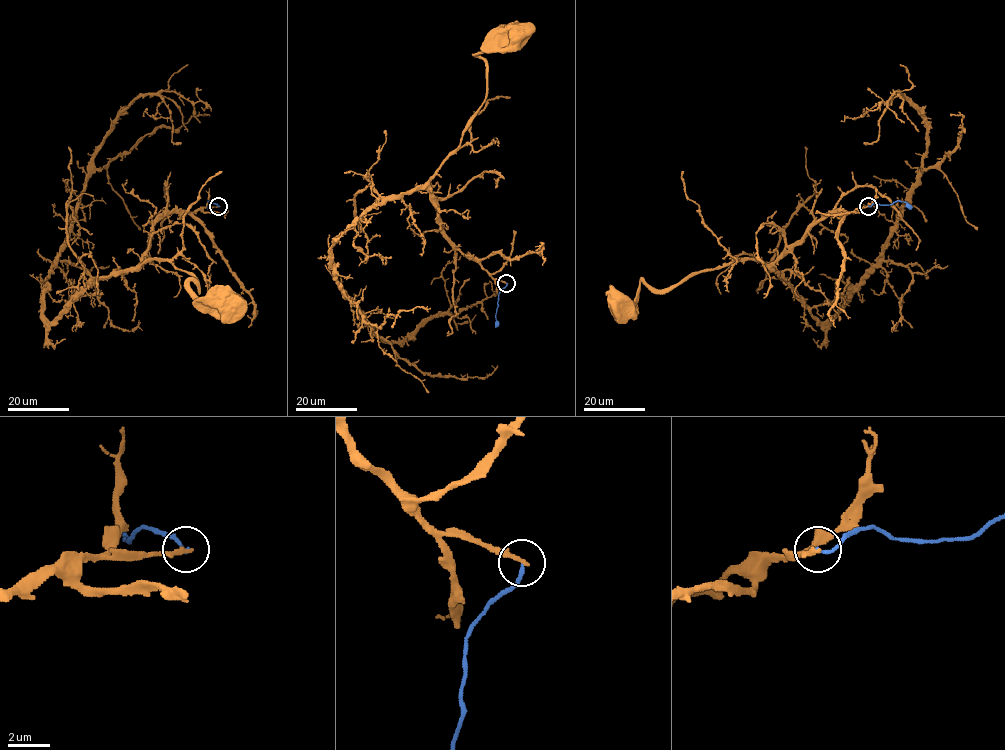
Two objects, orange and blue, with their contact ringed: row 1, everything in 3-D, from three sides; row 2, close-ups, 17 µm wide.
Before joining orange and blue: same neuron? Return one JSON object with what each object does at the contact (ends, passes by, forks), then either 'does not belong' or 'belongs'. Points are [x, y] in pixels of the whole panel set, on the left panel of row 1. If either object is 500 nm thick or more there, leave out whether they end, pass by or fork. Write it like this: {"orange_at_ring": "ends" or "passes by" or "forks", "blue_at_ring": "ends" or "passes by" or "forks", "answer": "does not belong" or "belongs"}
{"orange_at_ring": "ends", "blue_at_ring": "ends", "answer": "does not belong"}

